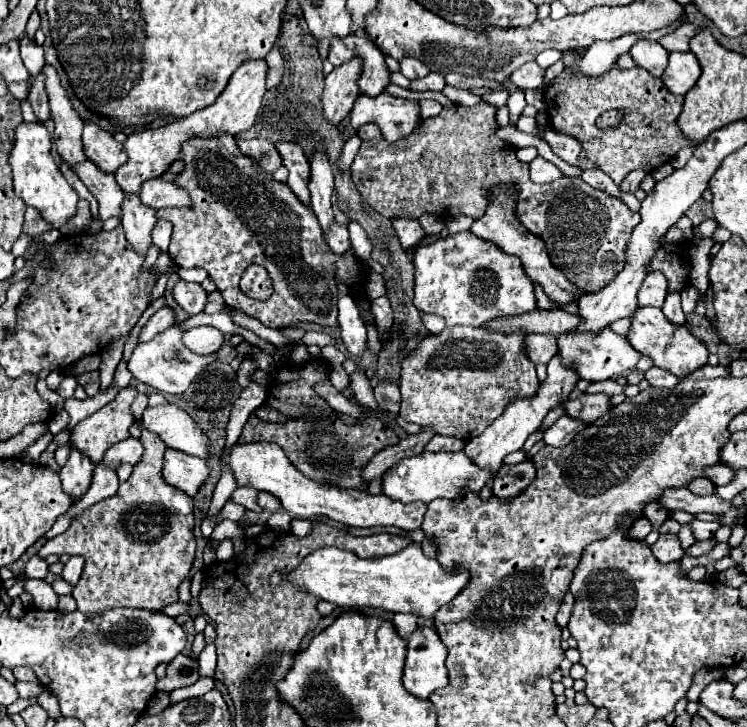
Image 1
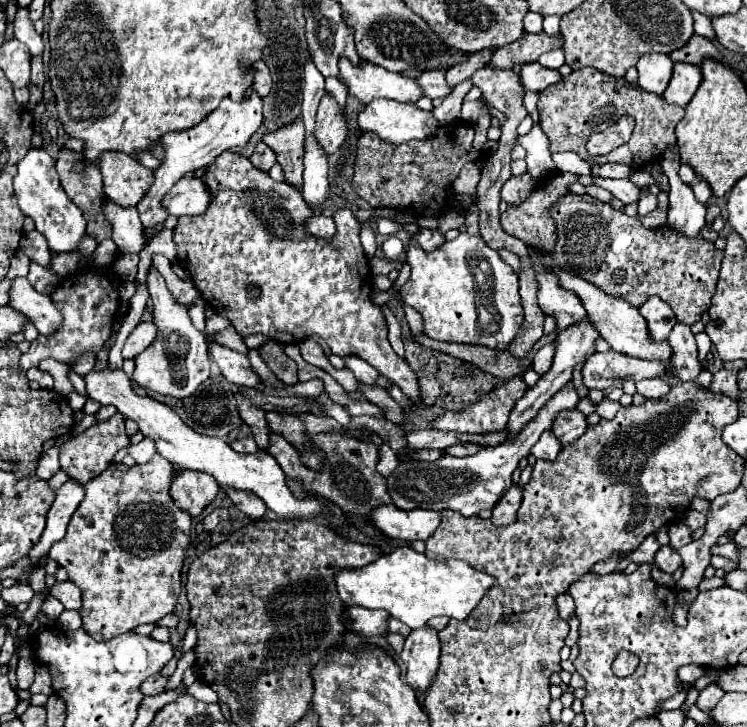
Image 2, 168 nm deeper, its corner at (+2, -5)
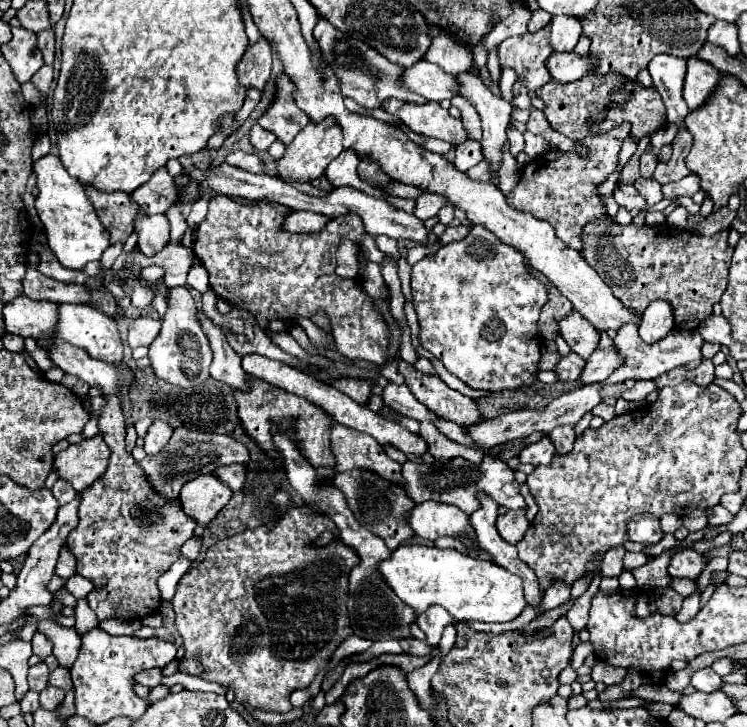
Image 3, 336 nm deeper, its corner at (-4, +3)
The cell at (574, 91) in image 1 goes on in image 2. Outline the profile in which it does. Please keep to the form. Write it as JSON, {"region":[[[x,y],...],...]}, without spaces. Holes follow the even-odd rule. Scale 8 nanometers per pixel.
{"region":[[[581,68],[573,70],[571,76],[563,78],[559,84],[549,86],[547,90],[539,92],[539,126],[549,138],[551,152],[575,152],[581,158],[587,158],[587,140],[595,132],[603,132],[609,124],[613,124],[621,116],[631,116],[635,120],[633,136],[624,145],[612,150],[608,155],[593,157],[598,164],[607,162],[627,162],[630,166],[637,166],[643,170],[647,162],[657,162],[663,154],[661,150],[675,144],[675,126],[683,118],[685,110],[681,106],[671,106],[657,94],[649,94],[639,86],[629,84],[625,78],[609,78],[607,74],[595,68]]]}

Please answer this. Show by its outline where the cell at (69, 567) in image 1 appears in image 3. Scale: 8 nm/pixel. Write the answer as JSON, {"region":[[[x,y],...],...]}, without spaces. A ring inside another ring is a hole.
{"region":[[[77,598],[77,604],[75,604],[75,620],[75,629],[80,636],[97,627],[97,624],[99,624],[95,612],[87,606],[87,600],[85,598]]]}

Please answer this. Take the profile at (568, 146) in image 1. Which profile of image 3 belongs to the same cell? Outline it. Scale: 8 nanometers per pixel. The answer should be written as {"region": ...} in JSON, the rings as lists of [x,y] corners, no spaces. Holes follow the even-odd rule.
{"region":[[[639,178],[635,184],[637,192],[647,200],[647,206],[653,206],[657,202],[663,200],[663,194],[661,194],[661,184],[655,182],[655,180],[647,180],[647,178]]]}

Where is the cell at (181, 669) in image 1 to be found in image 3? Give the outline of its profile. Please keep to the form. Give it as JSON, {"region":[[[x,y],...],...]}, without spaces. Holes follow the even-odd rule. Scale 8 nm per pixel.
{"region":[[[151,668],[151,670],[147,670],[147,672],[135,676],[135,682],[137,682],[137,684],[143,684],[143,686],[147,686],[147,688],[159,686],[161,680],[163,680],[163,674],[161,674],[159,668]]]}

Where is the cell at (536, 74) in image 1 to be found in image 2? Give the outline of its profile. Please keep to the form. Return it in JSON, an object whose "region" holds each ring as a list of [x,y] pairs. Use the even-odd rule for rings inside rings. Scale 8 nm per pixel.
{"region":[[[529,62],[529,64],[521,66],[521,82],[531,92],[541,92],[541,90],[561,82],[561,78],[563,76],[559,74],[559,70],[543,68],[539,62]]]}

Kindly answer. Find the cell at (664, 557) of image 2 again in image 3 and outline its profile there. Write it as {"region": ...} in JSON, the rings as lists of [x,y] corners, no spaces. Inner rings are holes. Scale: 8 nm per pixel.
{"region":[[[691,548],[681,550],[679,554],[671,556],[671,566],[669,566],[669,576],[679,576],[679,578],[691,578],[695,580],[705,568],[705,560],[701,554],[697,554]]]}

